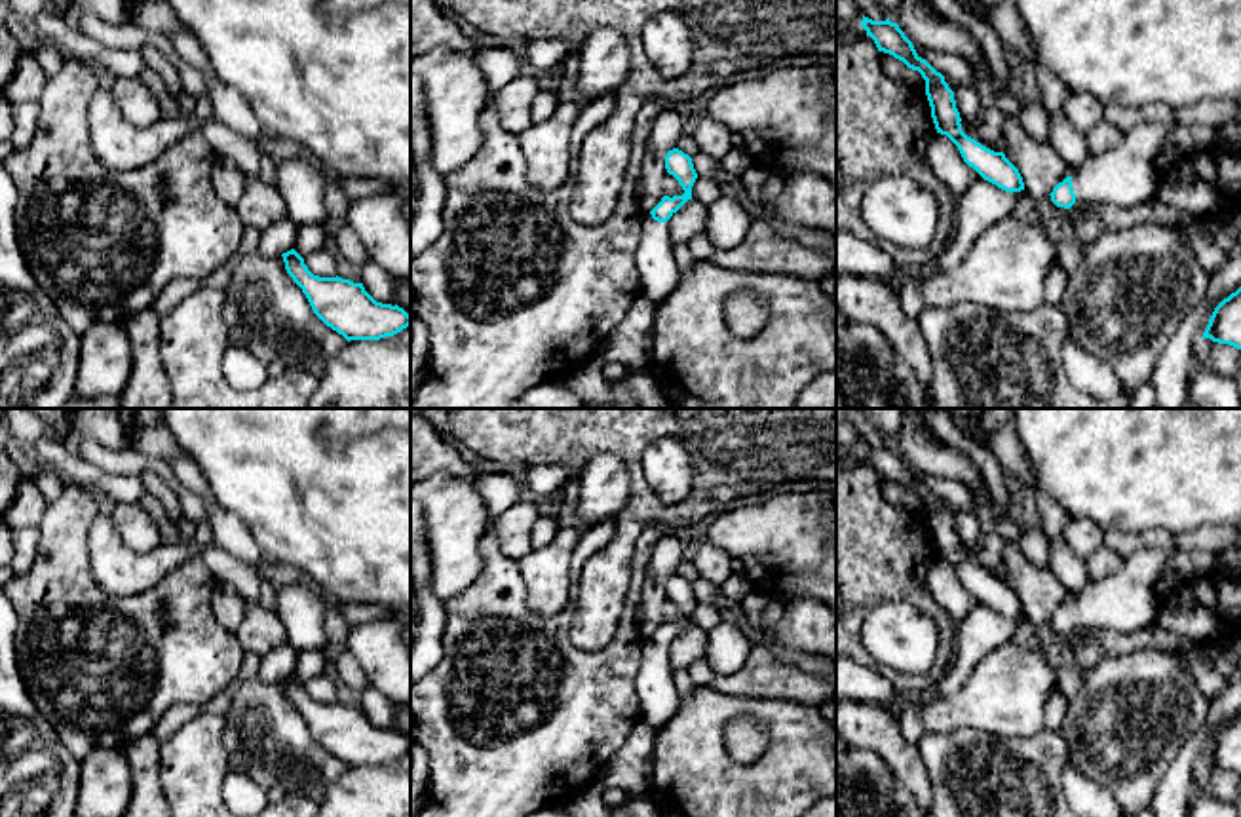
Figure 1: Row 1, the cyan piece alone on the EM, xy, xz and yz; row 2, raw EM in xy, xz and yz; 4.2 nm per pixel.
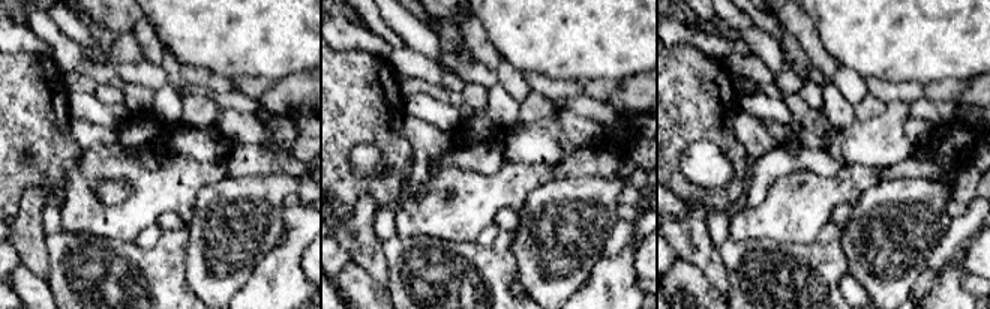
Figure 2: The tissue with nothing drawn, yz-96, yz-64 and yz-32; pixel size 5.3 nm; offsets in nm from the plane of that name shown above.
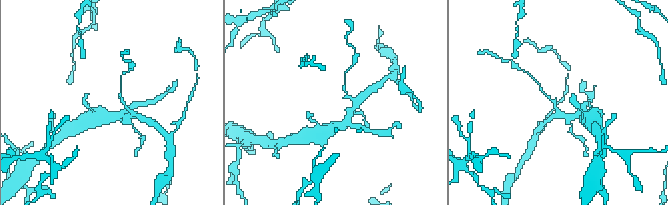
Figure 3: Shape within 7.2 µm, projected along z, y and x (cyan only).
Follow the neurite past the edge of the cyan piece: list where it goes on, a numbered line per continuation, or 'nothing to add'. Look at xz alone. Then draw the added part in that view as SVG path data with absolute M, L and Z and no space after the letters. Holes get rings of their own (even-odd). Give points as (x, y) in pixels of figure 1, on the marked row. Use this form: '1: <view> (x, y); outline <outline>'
1: xz (658, 272); outline M644 213L635 262L640 279L640 294L646 298L659 304L680 287L680 274L673 258L669 238L669 222L658 222L650 213Z

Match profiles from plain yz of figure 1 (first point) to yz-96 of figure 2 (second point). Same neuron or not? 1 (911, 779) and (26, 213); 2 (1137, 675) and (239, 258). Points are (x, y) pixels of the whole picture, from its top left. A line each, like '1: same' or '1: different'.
1: same
2: same

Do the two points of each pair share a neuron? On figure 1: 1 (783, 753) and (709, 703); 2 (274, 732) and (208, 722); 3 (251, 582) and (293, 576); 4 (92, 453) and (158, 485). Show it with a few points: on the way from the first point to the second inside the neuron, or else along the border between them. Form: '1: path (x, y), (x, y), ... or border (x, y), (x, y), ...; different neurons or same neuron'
1: path (782, 730), (759, 707), (732, 707); same neuron
2: border (223, 717), (223, 745), (230, 768); different neurons
3: border (253, 563), (255, 574), (261, 580); different neurons
4: border (141, 475), (158, 475), (179, 502); different neurons

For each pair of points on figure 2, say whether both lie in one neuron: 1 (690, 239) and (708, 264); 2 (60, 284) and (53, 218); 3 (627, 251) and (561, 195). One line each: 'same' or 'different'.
1: same
2: different
3: different

